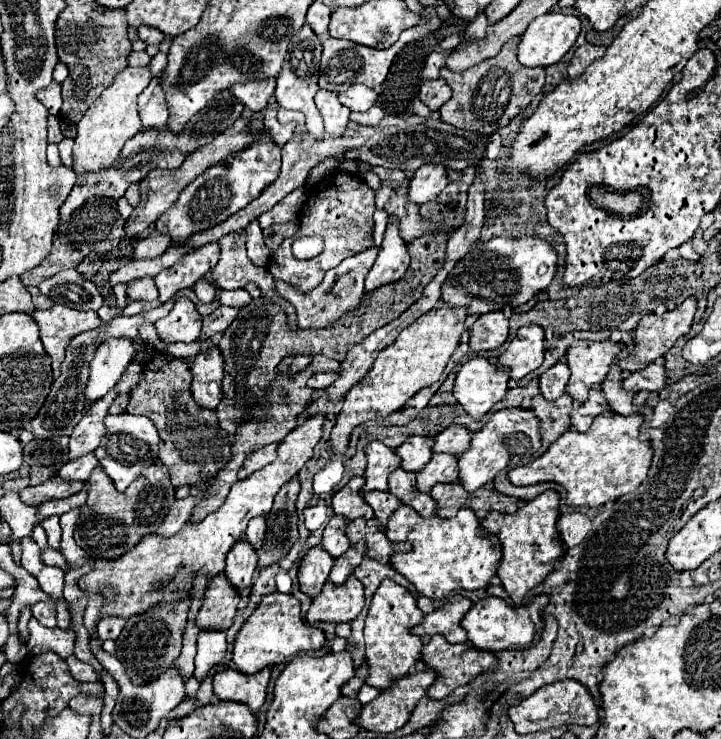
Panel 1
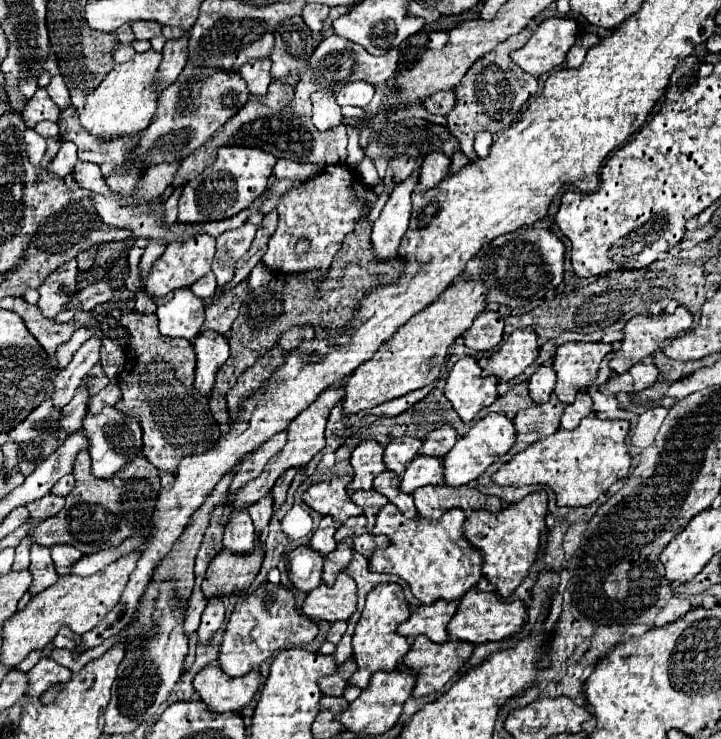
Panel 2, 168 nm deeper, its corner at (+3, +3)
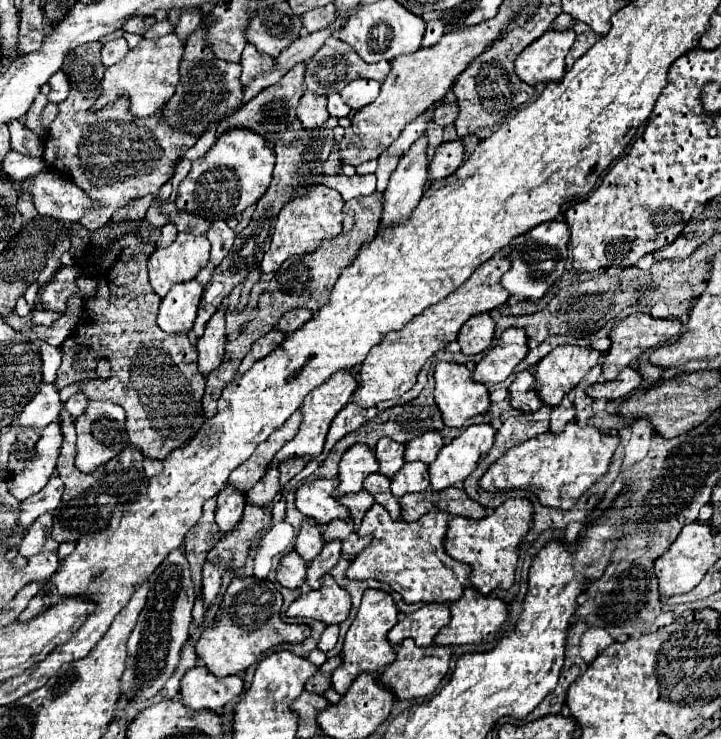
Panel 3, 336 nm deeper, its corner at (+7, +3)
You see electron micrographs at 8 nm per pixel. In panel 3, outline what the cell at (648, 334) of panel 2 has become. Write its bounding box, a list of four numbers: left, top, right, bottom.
[603,314,681,380]

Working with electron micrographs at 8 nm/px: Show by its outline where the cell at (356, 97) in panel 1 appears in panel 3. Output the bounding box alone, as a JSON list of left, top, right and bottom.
[341,80,381,110]

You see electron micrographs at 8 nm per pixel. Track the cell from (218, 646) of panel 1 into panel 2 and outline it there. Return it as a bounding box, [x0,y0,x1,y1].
[197,598,225,642]

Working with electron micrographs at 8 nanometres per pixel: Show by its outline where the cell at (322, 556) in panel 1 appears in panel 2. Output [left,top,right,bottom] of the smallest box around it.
[287,546,323,592]

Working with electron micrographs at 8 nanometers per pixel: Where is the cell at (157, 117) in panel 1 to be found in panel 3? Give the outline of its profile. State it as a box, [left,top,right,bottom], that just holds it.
[175,10,201,42]

